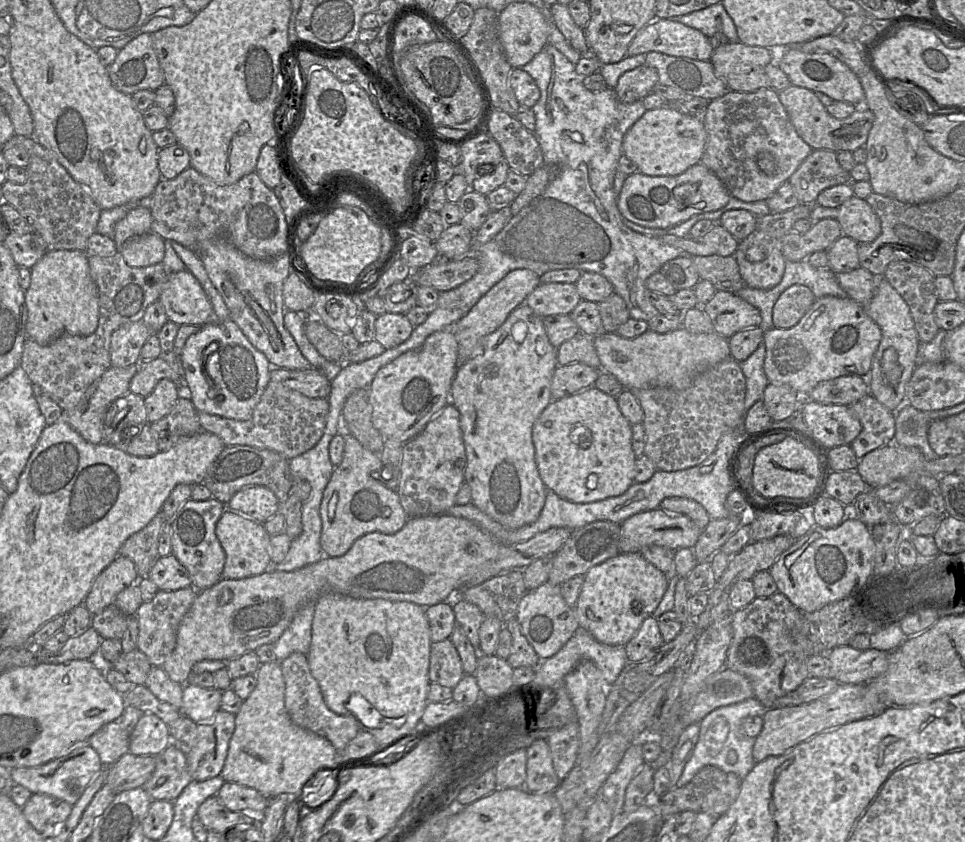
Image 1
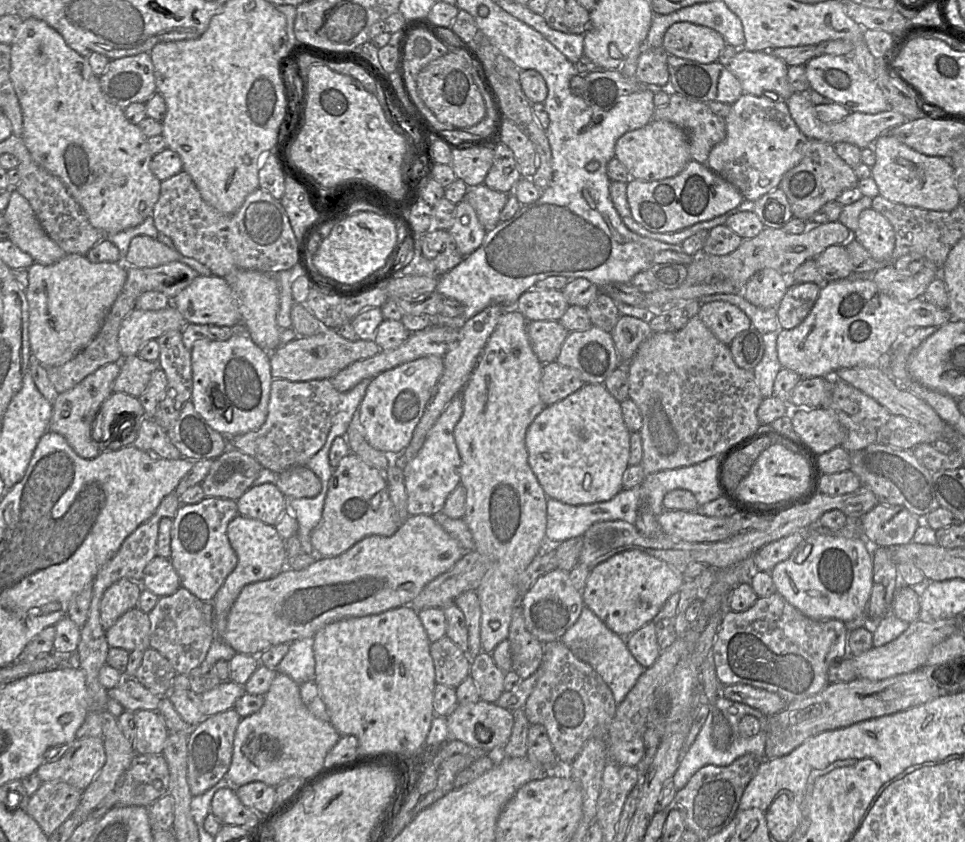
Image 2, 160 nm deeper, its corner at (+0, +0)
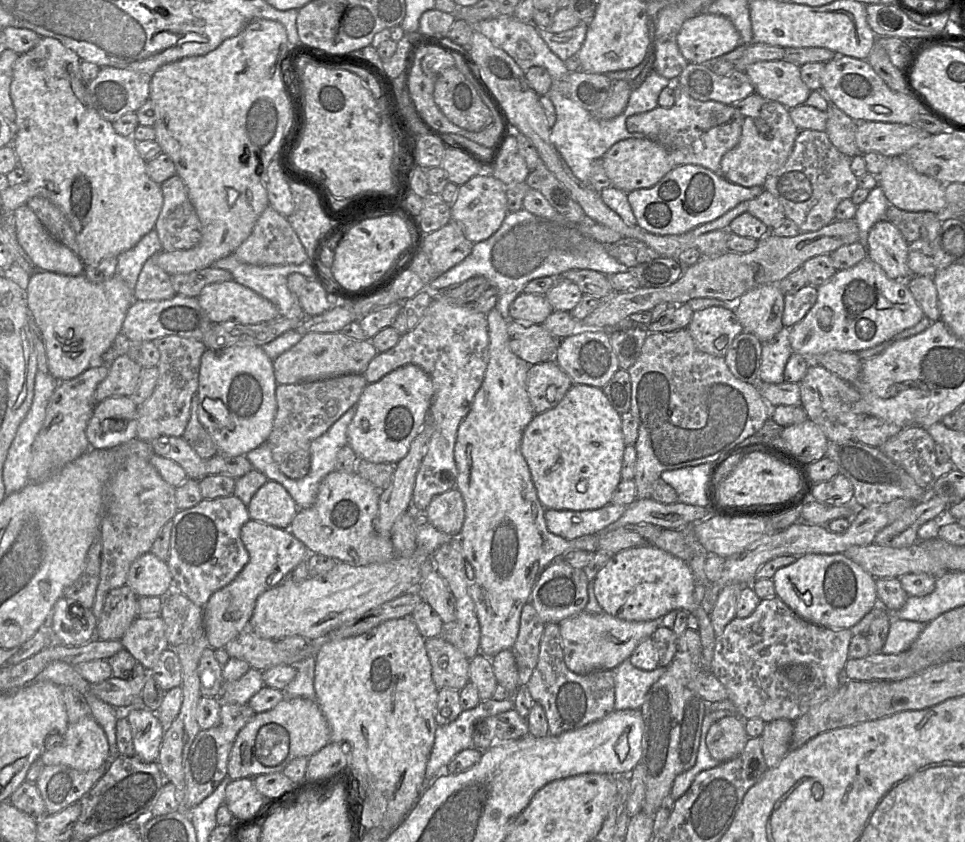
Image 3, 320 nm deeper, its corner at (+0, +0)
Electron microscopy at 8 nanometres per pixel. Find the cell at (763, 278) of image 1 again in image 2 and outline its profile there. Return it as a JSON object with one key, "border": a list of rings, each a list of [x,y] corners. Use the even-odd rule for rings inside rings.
{"border":[[[766,268],[756,272],[746,283],[742,295],[745,299],[753,304],[754,306],[760,308],[770,308],[775,307],[778,309],[778,306],[783,299],[787,289],[791,284],[801,284],[801,283],[792,283],[787,276],[784,276],[777,272],[774,269]]]}

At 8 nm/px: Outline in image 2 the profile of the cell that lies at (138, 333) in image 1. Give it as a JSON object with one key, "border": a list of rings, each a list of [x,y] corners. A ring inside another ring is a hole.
{"border":[[[172,303],[157,311],[134,308],[123,319],[118,332],[118,345],[122,357],[137,355],[148,341],[157,340],[170,330],[182,331],[187,324]]]}

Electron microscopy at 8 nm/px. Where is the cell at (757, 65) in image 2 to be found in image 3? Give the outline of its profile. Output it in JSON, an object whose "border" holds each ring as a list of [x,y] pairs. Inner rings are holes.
{"border":[[[784,60],[759,61],[749,65],[745,69],[755,92],[766,101],[776,101],[788,109],[802,105],[808,99],[811,90],[801,79],[800,66]]]}

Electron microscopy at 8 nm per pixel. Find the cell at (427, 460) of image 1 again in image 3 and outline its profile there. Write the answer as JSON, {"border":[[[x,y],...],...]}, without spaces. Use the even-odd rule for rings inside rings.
{"border":[[[445,293],[433,294],[431,303],[414,329],[404,333],[398,343],[391,349],[377,353],[362,374],[368,384],[371,384],[399,367],[412,364],[426,372],[433,382],[434,394],[429,409],[429,416],[432,420],[432,434],[416,474],[411,503],[412,509],[423,513],[434,496],[456,487],[457,468],[454,460],[454,446],[457,430],[471,408],[474,396],[483,382],[489,361],[487,314],[474,311],[468,305],[451,304]]]}

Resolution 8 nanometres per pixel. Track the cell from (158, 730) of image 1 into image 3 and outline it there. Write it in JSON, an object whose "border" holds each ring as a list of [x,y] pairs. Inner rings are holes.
{"border":[[[133,706],[120,716],[125,716],[130,725],[135,756],[146,763],[157,762],[165,727],[156,714]]]}

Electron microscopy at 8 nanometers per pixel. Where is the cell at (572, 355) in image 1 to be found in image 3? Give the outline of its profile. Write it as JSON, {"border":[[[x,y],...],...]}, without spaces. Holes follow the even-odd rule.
{"border":[[[582,330],[560,340],[554,361],[571,378],[573,384],[585,384],[603,388],[620,369],[617,356],[607,330]]]}

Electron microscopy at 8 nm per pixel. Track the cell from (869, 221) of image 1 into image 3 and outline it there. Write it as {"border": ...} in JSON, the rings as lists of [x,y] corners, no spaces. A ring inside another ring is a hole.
{"border":[[[887,219],[876,222],[868,234],[867,257],[892,279],[909,280],[915,276],[907,264],[908,242]]]}

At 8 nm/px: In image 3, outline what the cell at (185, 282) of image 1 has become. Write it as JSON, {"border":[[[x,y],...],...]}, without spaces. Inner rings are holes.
{"border":[[[234,280],[206,285],[197,301],[213,324],[251,325],[280,316],[269,300]]]}

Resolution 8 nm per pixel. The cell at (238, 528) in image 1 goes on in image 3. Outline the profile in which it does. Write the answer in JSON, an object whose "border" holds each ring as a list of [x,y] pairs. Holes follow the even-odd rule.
{"border":[[[249,519],[240,530],[249,560],[239,574],[226,586],[215,591],[203,608],[204,631],[208,647],[224,648],[244,629],[252,616],[256,600],[266,590],[280,584],[310,552],[288,529],[280,529]]]}

